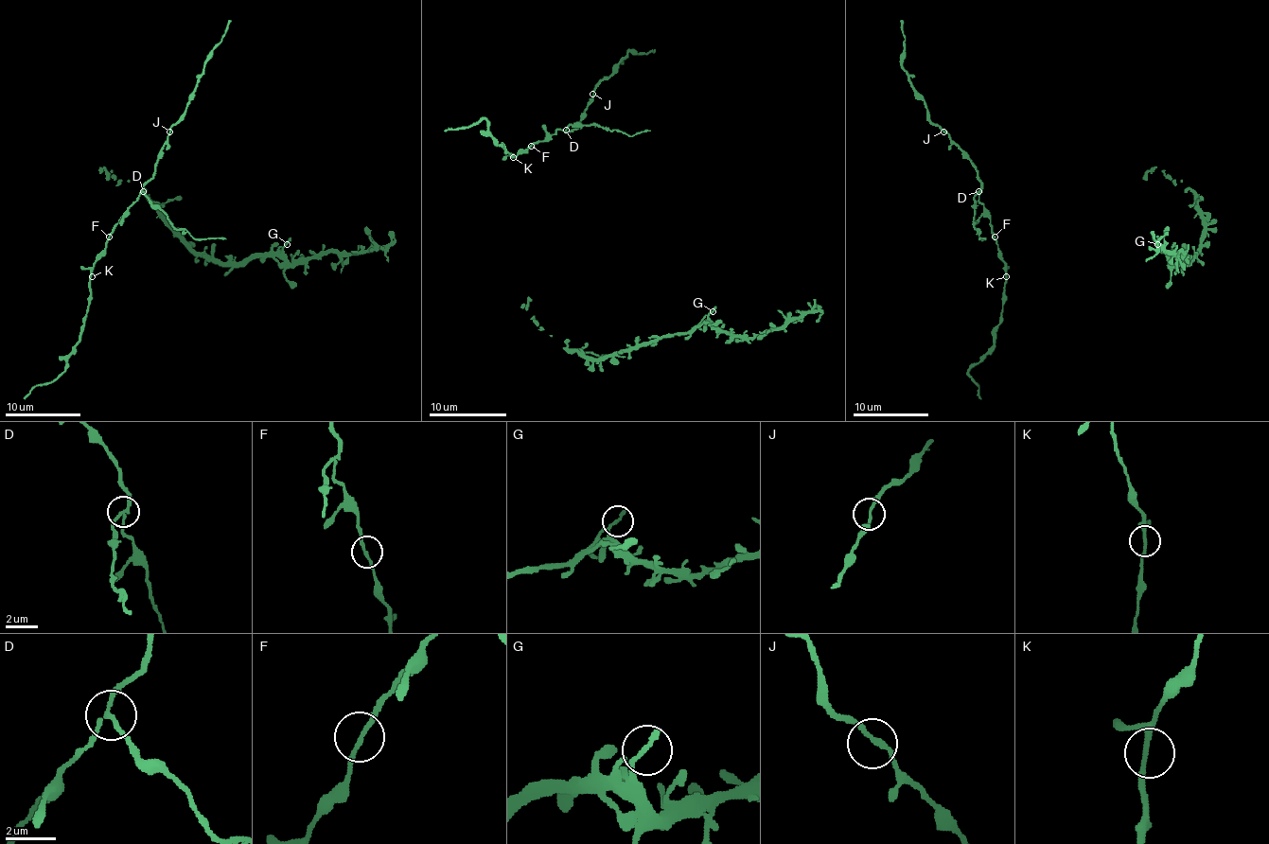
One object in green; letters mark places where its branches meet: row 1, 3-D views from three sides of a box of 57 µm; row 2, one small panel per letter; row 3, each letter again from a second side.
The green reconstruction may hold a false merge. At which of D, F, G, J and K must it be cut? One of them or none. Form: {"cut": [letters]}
{"cut": ["D"]}

